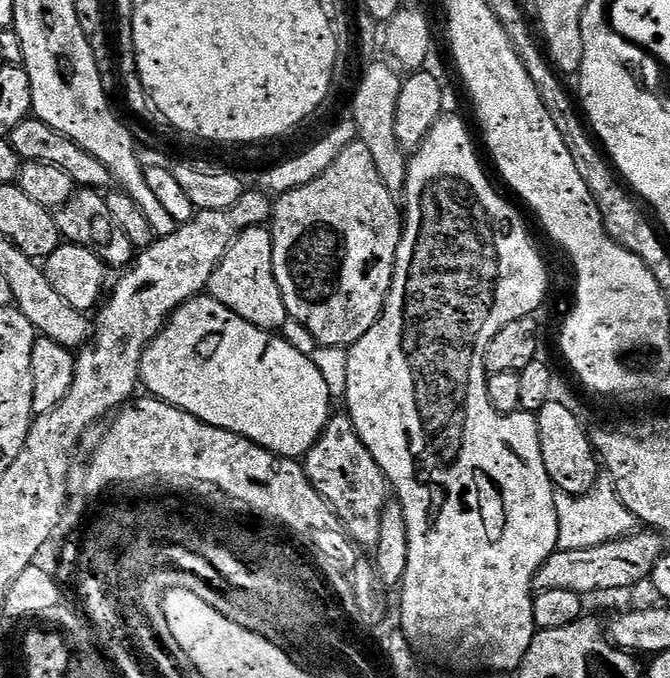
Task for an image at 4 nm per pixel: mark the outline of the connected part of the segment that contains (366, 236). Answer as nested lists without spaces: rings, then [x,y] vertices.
[[[359,142],[346,146],[346,150],[342,150],[342,154],[338,154],[338,158],[334,158],[334,162],[330,162],[330,170],[326,170],[326,174],[322,174],[317,180],[306,186],[283,193],[275,201],[272,209],[270,231],[272,233],[272,249],[274,250],[274,278],[278,278],[278,290],[282,290],[282,298],[286,302],[289,317],[302,322],[302,326],[306,326],[306,330],[310,330],[310,334],[314,334],[317,345],[324,347],[325,344],[328,348],[344,350],[356,344],[358,338],[362,338],[366,334],[366,330],[370,330],[376,325],[378,318],[384,312],[384,304],[388,300],[388,292],[392,288],[392,279],[396,273],[396,255],[402,235],[401,205],[390,194],[390,190],[386,190],[386,186],[382,186],[382,178],[378,178],[378,170],[374,170],[374,158],[370,158],[370,150],[366,150],[366,146]]]

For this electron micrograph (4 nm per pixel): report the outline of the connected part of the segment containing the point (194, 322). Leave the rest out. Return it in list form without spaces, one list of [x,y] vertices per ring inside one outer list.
[[[201,294],[194,300],[187,300],[177,312],[172,313],[170,319],[165,323],[164,329],[156,335],[151,346],[144,351],[144,357],[140,363],[140,382],[146,389],[149,388],[155,399],[164,401],[165,404],[173,404],[175,408],[181,408],[194,418],[198,418],[203,424],[209,424],[215,428],[221,428],[227,432],[233,432],[253,440],[258,446],[270,450],[275,456],[286,456],[289,458],[303,458],[308,455],[309,450],[316,444],[316,440],[324,432],[330,417],[333,415],[332,392],[328,389],[328,380],[320,373],[317,361],[313,357],[302,354],[290,346],[290,342],[284,339],[283,335],[267,332],[234,314],[226,306],[222,306],[213,300],[211,295]]]

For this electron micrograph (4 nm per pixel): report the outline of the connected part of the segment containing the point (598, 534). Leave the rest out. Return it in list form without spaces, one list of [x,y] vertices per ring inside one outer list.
[[[604,478],[596,487],[581,496],[557,495],[558,542],[556,546],[559,551],[586,550],[594,546],[602,546],[611,540],[621,540],[624,536],[631,536],[637,531],[638,521],[635,514],[626,507],[623,499],[618,495],[617,485],[613,481],[612,484]]]

